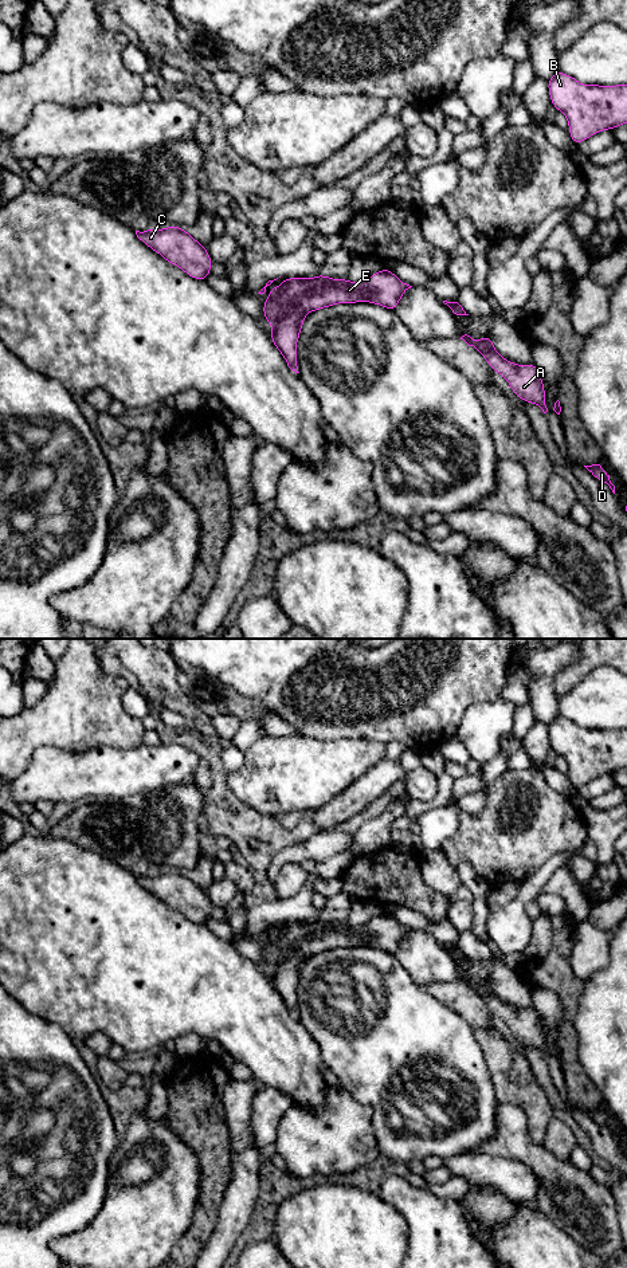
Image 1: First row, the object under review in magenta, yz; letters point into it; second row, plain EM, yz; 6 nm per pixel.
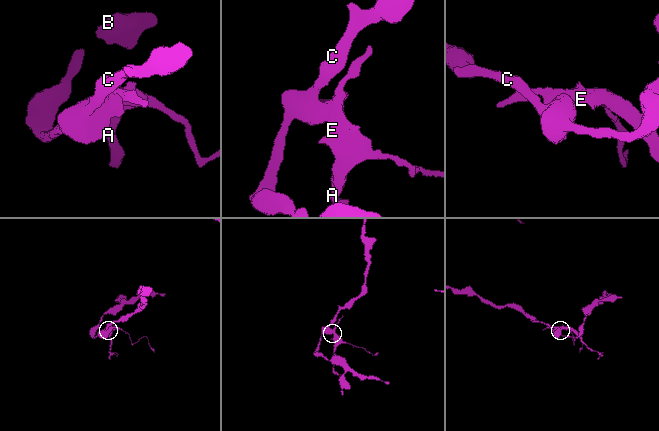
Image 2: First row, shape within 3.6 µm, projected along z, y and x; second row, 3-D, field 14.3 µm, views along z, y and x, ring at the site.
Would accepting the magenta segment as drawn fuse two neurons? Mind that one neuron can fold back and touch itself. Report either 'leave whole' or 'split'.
split

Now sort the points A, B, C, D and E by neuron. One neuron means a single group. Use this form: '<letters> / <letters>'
A D E / B C

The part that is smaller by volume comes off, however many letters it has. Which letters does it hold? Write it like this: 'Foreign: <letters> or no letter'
Foreign: A, D, E

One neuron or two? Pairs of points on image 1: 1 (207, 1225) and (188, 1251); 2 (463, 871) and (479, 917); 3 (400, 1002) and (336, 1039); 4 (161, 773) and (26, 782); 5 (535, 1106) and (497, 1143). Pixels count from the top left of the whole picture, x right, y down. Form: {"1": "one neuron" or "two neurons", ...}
{"1": "one neuron", "2": "one neuron", "3": "one neuron", "4": "one neuron", "5": "two neurons"}

